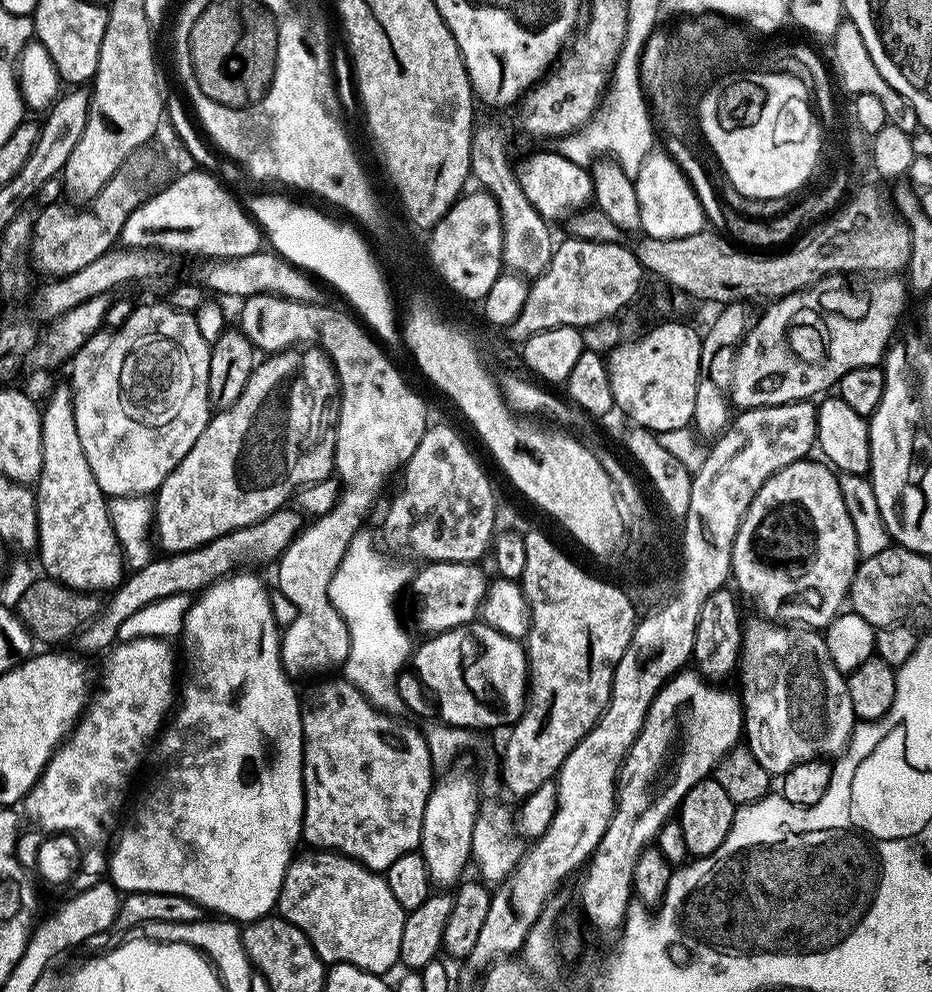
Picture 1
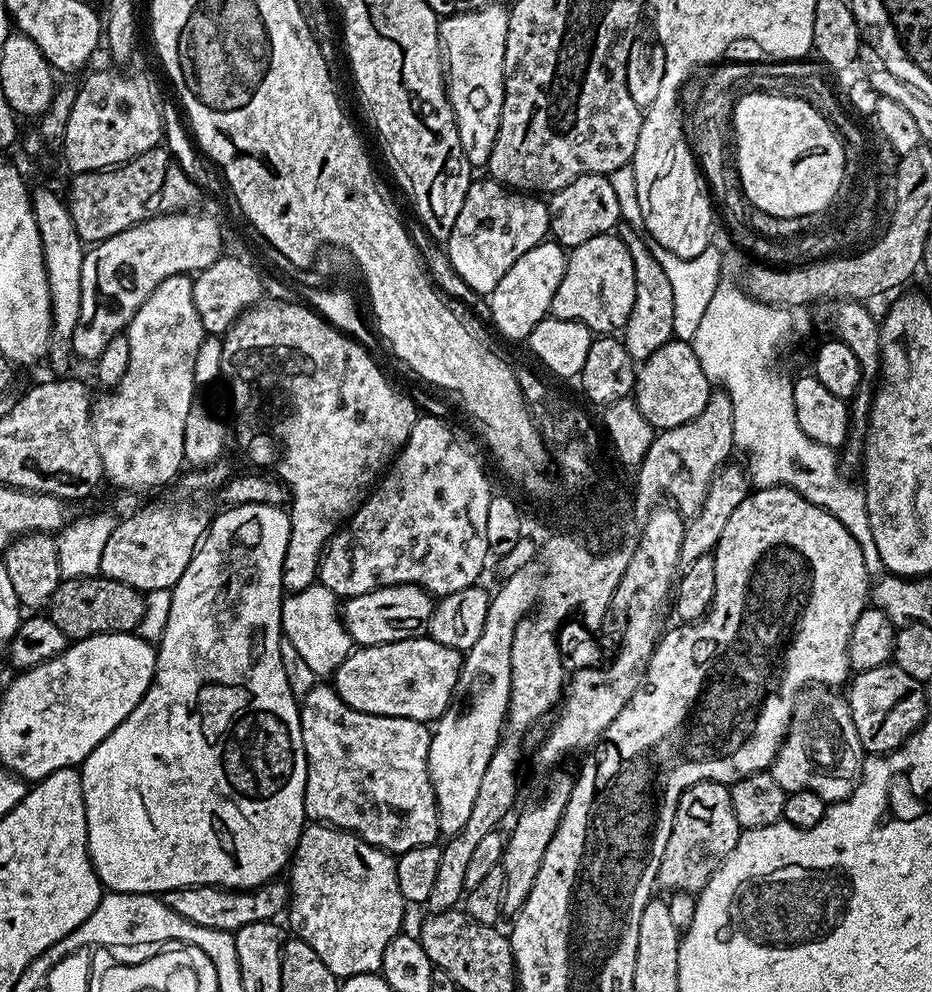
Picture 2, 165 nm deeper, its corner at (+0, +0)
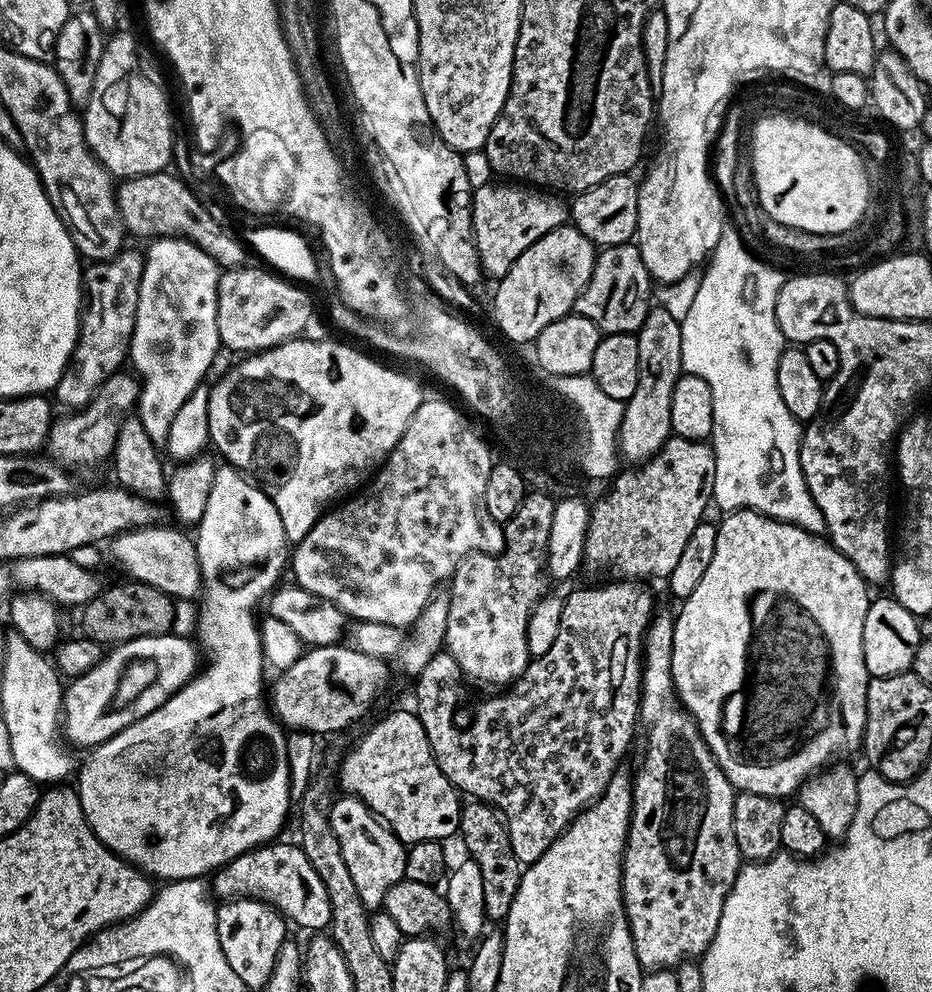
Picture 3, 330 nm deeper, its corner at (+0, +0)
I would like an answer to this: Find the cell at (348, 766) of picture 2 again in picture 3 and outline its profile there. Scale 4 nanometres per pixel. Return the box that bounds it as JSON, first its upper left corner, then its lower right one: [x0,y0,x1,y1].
[338,710,461,846]

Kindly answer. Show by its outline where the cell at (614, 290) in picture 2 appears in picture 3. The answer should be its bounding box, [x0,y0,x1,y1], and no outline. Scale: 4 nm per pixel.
[575,243,650,333]

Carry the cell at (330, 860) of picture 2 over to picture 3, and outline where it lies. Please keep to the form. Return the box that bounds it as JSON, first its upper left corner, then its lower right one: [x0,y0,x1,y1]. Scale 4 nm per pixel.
[330,794,404,910]

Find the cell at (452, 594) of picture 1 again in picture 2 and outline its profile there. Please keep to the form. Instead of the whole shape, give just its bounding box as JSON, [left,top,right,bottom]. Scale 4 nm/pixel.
[342,584,434,648]

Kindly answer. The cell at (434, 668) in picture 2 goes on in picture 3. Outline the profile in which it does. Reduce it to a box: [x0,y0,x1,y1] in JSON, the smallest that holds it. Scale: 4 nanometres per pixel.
[270,643,388,734]

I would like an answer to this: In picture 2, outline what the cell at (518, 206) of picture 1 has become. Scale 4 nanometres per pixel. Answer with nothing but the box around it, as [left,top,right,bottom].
[440,2,508,165]

